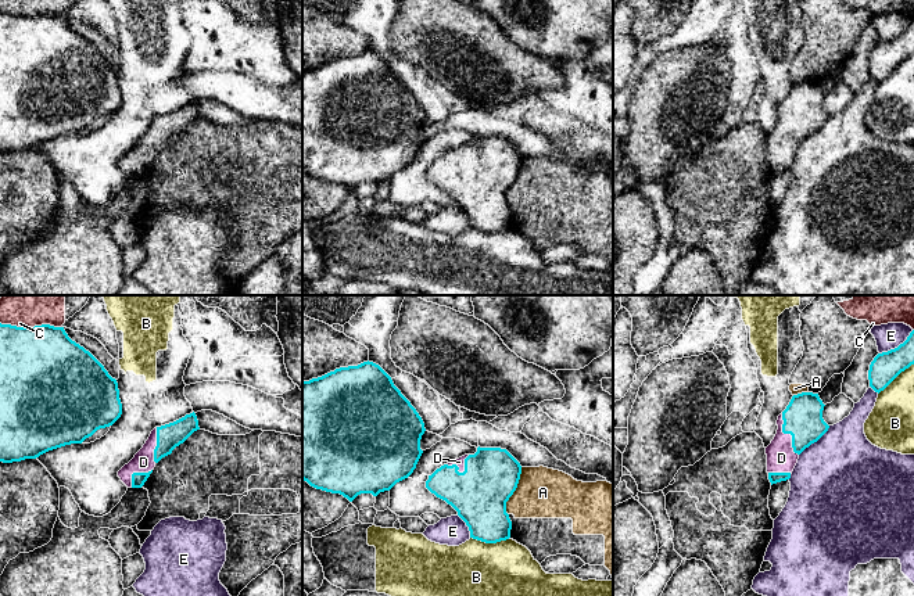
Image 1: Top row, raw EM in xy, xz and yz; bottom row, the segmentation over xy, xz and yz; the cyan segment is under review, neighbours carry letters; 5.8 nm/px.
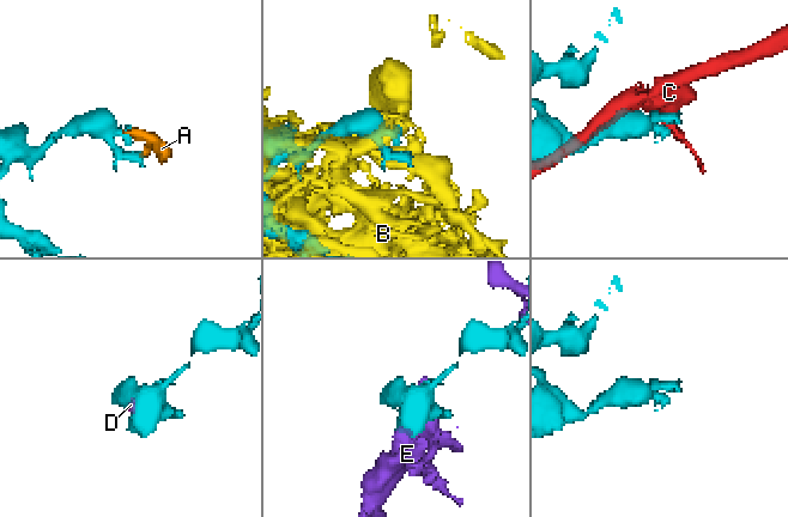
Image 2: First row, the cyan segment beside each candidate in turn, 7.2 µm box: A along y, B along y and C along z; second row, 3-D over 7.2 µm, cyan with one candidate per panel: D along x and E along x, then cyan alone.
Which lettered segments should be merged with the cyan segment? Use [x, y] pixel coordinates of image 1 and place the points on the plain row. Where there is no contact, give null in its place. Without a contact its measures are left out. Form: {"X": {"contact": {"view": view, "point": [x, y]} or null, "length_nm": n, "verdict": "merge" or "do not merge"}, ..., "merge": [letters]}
{"A": {"contact": {"view": "xz", "point": [515, 179]}, "length_nm": 300, "verdict": "do not merge"}, "B": {"contact": {"view": "xz", "point": [490, 232]}, "length_nm": 220, "verdict": "do not merge"}, "C": {"contact": {"view": "xy", "point": [31, 17]}, "length_nm": 360, "verdict": "do not merge"}, "D": {"contact": {"view": "yz", "point": [788, 122]}, "length_nm": 260, "verdict": "merge"}, "E": {"contact": {"view": "yz", "point": [898, 36]}, "length_nm": 240, "verdict": "do not merge"}, "merge": ["D"]}

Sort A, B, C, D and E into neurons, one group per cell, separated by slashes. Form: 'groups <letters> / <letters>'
groups A / B / C / D / E

